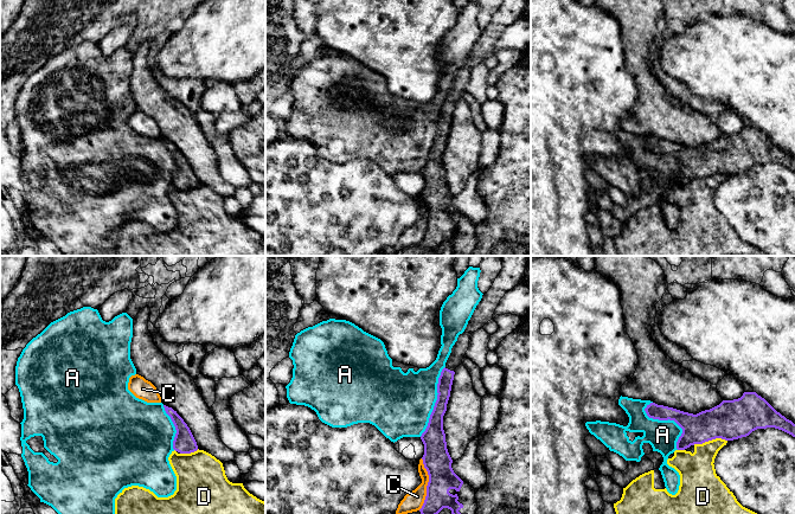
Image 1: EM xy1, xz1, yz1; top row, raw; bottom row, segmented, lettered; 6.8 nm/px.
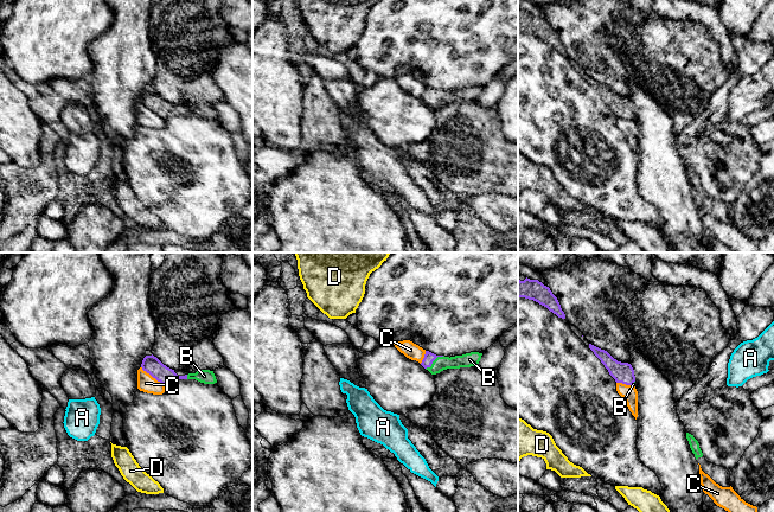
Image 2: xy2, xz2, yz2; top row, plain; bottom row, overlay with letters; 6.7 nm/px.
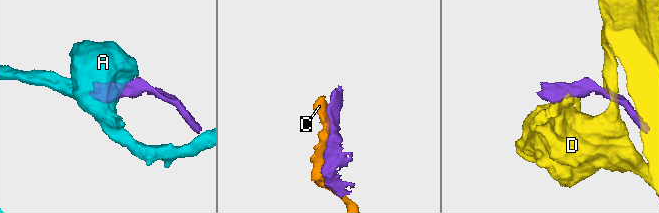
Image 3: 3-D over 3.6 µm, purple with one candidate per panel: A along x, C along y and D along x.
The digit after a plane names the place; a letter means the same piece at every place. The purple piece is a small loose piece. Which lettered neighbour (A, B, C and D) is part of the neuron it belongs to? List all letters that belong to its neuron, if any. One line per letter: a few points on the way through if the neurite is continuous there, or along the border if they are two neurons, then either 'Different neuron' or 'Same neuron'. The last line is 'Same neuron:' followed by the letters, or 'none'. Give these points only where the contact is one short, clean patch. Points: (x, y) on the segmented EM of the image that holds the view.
A: Different neuron
B: Path across: xz2 (429, 357), (434, 359), (469, 359). Same neuron
C: Different neuron
D: Different neuron
Same neuron: B

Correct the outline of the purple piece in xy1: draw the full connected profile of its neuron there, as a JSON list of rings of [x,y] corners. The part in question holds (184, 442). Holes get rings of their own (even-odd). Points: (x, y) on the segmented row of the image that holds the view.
[[[164,405],[166,413],[171,417],[177,433],[173,449],[180,454],[191,454],[198,450],[197,442],[184,419],[172,407]]]

